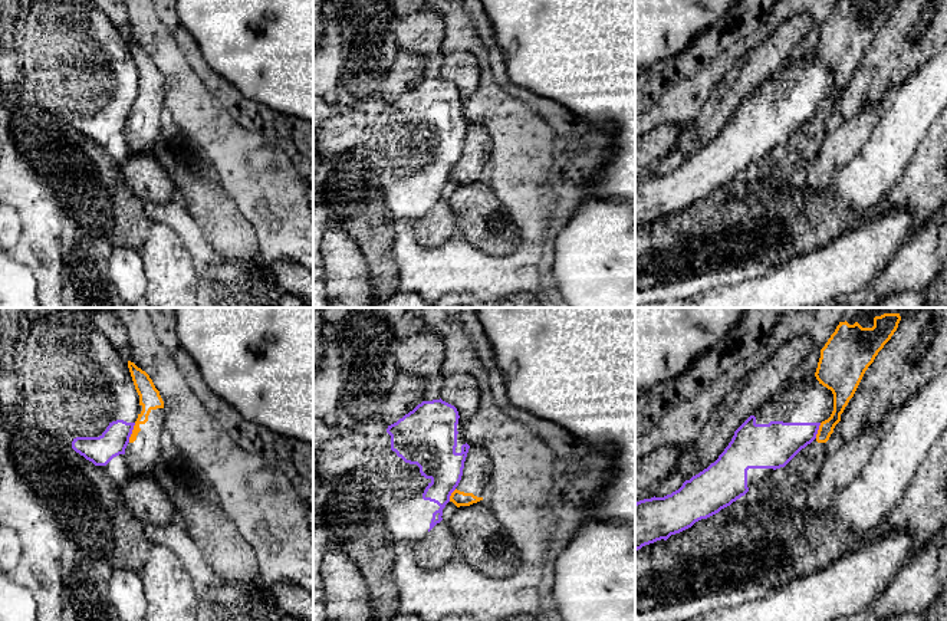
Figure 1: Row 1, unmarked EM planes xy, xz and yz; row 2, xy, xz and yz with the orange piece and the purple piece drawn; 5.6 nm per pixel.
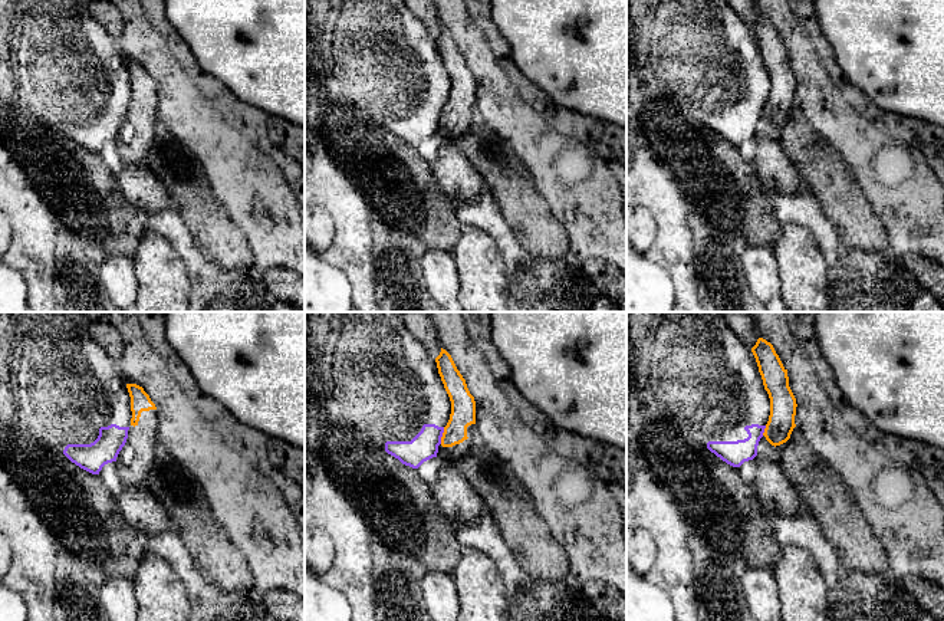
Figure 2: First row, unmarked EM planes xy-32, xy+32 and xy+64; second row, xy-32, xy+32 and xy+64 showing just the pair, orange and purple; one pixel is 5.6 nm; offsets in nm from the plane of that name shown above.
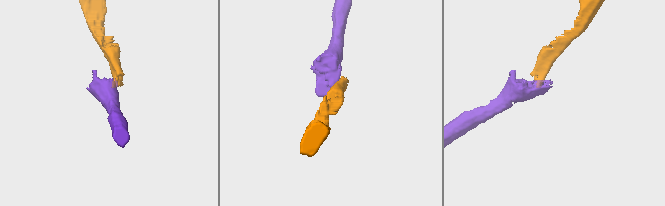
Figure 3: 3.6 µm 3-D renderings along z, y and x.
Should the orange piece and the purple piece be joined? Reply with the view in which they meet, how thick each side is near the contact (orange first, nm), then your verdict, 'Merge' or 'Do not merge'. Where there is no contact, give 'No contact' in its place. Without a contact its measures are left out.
Touches orange in xy. Thickness 120 nm (orange) against 160 nm. Do not merge

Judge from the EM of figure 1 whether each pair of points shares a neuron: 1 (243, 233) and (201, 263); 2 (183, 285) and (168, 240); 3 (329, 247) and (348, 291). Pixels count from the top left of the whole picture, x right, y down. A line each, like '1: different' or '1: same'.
1: different
2: same
3: same

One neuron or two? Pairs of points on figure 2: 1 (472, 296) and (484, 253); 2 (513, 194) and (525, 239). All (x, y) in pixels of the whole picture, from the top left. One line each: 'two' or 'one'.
1: one
2: one

